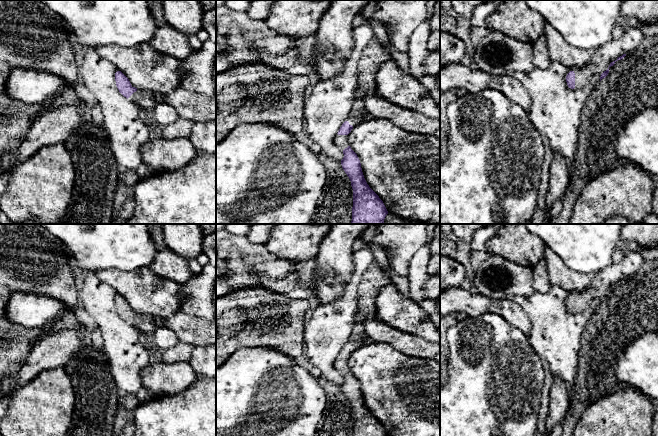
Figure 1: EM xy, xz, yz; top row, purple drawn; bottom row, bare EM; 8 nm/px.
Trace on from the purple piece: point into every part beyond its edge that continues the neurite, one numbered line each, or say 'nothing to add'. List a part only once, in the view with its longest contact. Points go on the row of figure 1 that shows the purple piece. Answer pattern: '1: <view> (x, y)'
1: xy (145, 99)
2: yz (582, 75)

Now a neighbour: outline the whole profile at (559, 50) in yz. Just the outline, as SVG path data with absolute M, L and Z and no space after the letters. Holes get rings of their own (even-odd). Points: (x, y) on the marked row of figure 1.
M544 21L543 31L552 61L559 62L570 69L591 65L592 57L598 49L578 49L569 45L562 35L546 21Z

